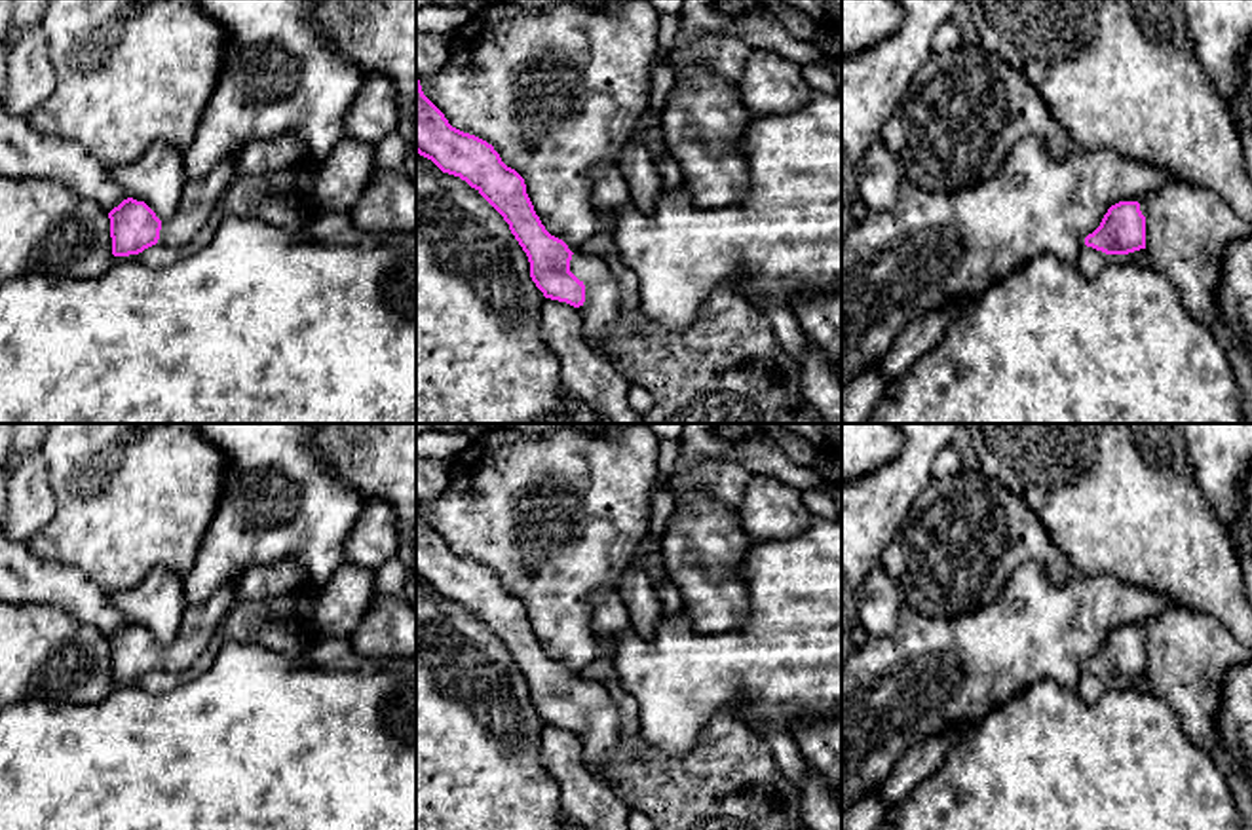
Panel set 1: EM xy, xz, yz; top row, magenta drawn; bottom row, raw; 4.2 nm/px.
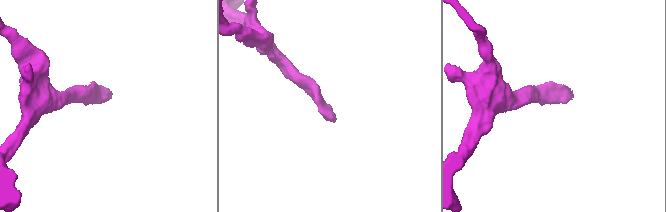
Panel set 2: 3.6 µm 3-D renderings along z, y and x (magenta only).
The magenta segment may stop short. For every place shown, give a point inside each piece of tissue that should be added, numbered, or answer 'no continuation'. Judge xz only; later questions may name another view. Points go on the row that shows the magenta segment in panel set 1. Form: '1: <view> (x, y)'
1: xz (603, 295)

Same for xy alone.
1: xy (200, 196)

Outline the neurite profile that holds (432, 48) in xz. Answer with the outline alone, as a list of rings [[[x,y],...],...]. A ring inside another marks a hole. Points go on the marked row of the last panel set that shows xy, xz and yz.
[[[416,30],[416,78],[433,80],[450,57],[450,36]]]

